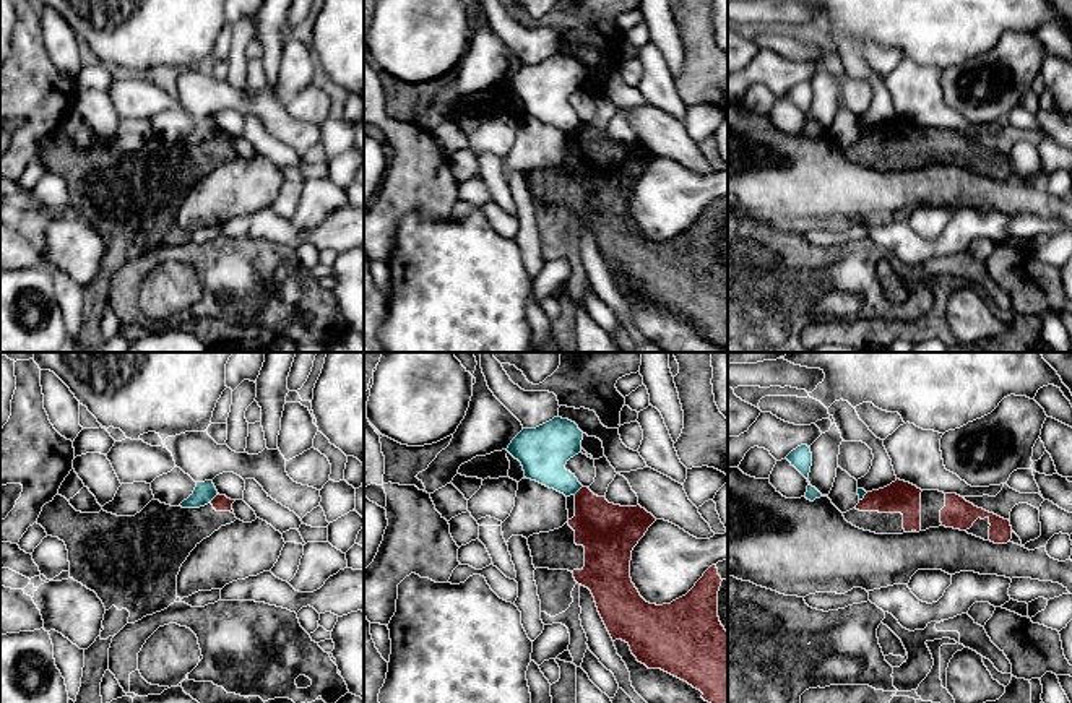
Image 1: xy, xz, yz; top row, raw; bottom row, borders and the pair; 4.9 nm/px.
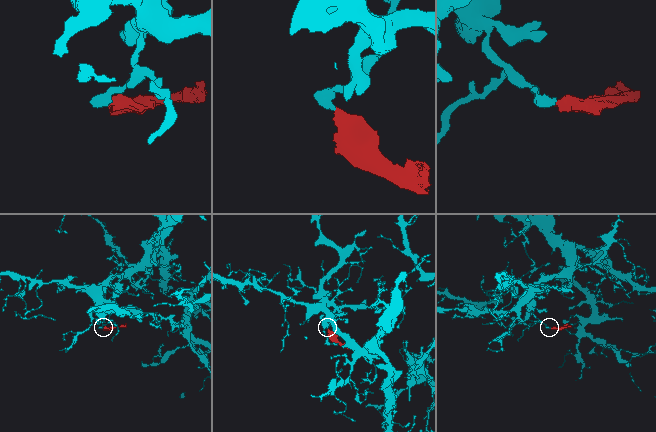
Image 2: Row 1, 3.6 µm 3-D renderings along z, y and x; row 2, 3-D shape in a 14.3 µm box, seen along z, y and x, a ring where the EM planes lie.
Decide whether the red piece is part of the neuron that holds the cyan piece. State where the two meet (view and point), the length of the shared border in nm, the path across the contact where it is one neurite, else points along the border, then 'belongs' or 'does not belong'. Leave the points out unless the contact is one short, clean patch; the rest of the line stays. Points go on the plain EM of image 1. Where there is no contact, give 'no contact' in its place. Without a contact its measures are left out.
meets cyan in xy at (213, 133); contact 60 nm long; border along xy (218, 130), (210, 138); does not belong

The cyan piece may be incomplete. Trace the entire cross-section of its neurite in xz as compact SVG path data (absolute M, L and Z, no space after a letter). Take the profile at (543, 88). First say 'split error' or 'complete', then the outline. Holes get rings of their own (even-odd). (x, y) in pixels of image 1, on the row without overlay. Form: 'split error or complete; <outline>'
complete; M554 54L536 65L523 65L507 88L521 99L526 115L570 133L583 122L565 101L581 88L581 76L583 68L575 58Z

